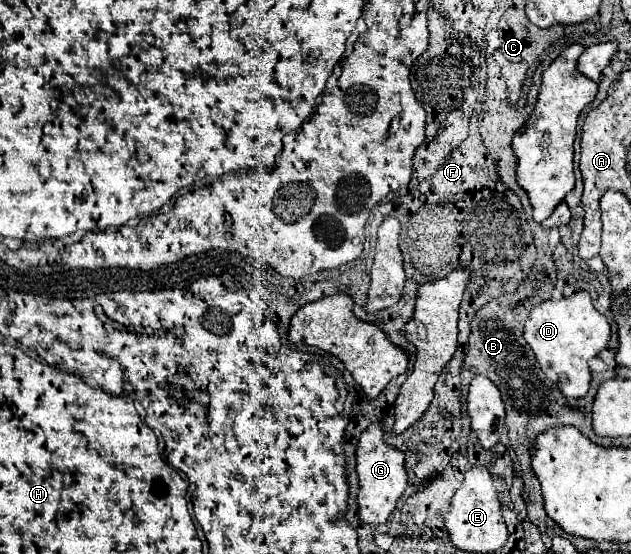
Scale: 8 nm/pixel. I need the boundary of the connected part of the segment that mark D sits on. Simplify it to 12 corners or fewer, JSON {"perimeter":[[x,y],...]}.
{"perimeter":[[589,291],[537,305],[525,341],[569,399],[611,325]]}

